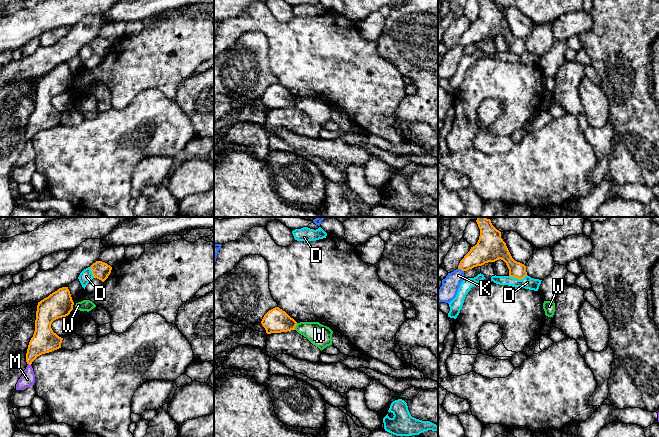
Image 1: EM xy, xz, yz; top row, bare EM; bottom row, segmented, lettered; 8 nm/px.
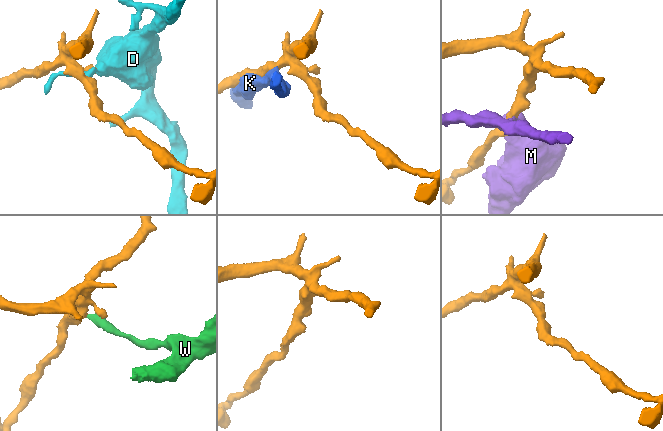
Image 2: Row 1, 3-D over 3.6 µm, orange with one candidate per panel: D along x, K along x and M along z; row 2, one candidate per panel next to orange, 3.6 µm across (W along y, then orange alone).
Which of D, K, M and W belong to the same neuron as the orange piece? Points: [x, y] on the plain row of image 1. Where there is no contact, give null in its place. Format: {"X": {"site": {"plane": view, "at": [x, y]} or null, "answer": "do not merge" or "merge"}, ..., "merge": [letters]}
{"D": {"site": {"plane": "yz", "at": [517, 54]}, "answer": "do not merge"}, "K": {"site": {"plane": "yz", "at": [461, 45]}, "answer": "do not merge"}, "M": {"site": {"plane": "xy", "at": [29, 140]}, "answer": "do not merge"}, "W": {"site": {"plane": "xz", "at": [295, 102]}, "answer": "do not merge"}, "merge": []}

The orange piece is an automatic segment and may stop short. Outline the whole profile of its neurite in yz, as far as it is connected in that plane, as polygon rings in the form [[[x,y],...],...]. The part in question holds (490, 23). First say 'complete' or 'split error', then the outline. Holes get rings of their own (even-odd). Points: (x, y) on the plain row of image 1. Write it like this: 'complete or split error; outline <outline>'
complete; outline [[[478,0],[478,3],[479,16],[460,37],[458,45],[467,47],[501,35],[506,39],[510,53],[523,55],[527,51],[526,42],[512,34],[506,19],[501,14],[501,8],[492,0]]]

